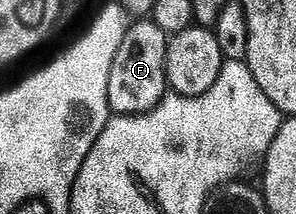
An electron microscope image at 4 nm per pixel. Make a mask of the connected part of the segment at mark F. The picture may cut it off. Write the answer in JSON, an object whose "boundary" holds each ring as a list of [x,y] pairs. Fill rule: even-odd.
{"boundary":[[[153,20],[131,21],[128,32],[124,36],[124,44],[120,44],[120,52],[116,52],[116,60],[112,60],[112,72],[108,72],[108,104],[115,115],[147,114],[156,108],[168,93],[166,81],[166,44],[168,36],[164,28],[160,28]]]}

